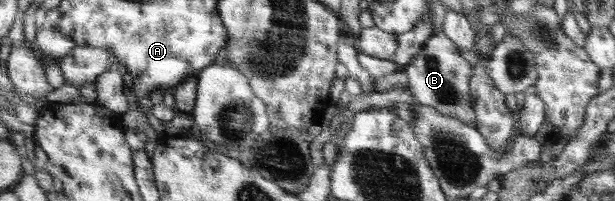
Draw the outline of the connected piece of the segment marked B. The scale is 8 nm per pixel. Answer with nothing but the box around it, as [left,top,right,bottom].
[403,34,474,126]

